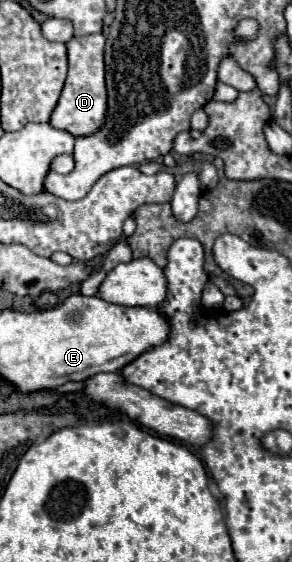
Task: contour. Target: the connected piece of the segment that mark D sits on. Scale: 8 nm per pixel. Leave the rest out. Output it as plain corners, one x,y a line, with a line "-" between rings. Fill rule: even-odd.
91,34
81,38
71,38
67,42
69,54
69,74
65,80
65,88
57,102
57,108
51,114
49,124
69,132
75,138
91,136
103,128
107,118
107,88
105,88
105,62
103,62
105,36

